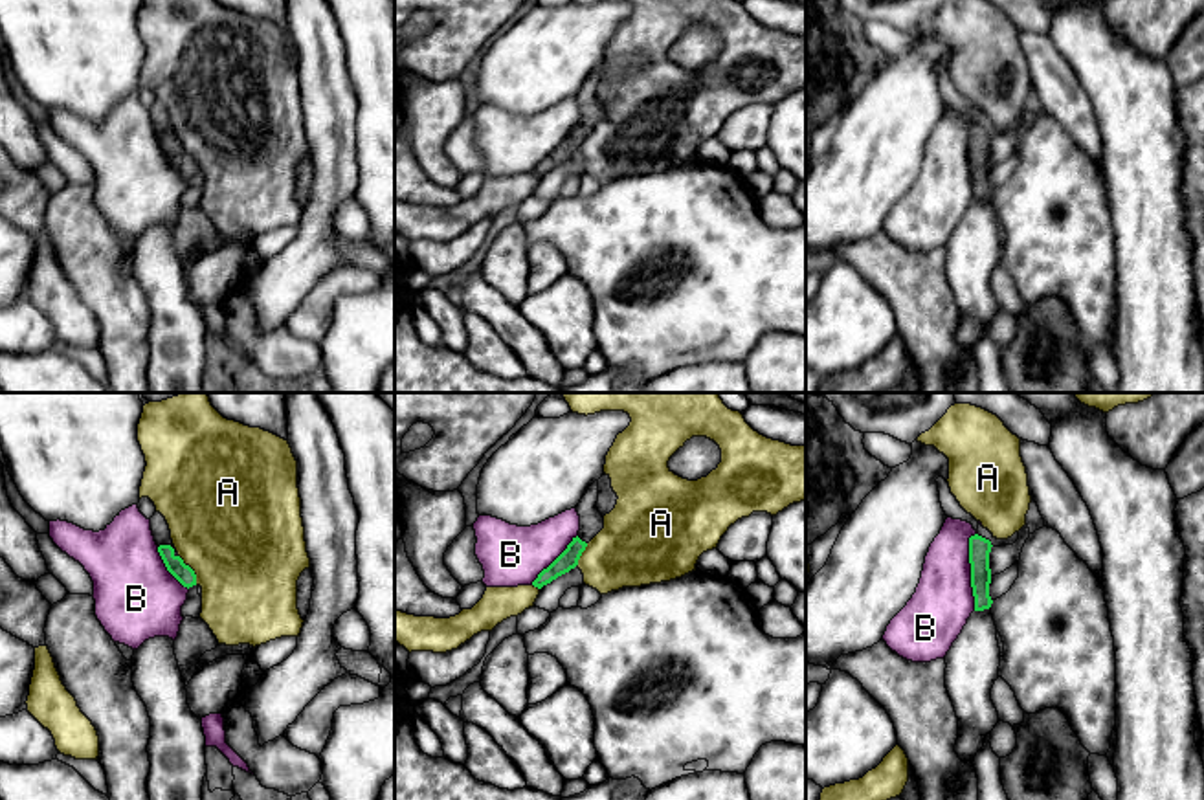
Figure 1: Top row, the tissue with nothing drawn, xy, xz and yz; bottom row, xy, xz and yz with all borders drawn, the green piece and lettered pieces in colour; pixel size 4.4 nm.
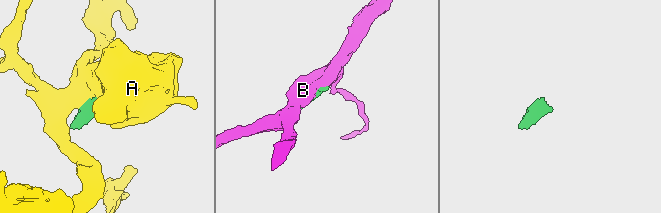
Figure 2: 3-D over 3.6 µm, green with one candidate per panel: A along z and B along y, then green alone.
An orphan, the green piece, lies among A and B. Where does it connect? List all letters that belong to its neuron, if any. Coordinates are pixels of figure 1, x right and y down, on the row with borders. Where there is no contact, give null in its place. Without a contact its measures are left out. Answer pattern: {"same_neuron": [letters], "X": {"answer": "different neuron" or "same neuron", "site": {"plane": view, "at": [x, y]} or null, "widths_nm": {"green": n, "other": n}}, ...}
{"same_neuron": [], "A": {"answer": "different neuron", "site": {"plane": "xy", "at": [191, 569]}, "widths_nm": {"green": 80, "other": 500}}, "B": {"answer": "different neuron", "site": {"plane": "yz", "at": [971, 571]}, "widths_nm": {"green": 100, "other": 260}}}

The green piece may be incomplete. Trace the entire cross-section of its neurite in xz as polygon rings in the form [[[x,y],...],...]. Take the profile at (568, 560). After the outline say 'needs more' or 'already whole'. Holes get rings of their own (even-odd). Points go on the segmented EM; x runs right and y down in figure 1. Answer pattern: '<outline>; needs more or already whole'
[[[595,481],[585,495],[576,505],[576,512],[580,516],[580,530],[578,536],[567,545],[567,549],[547,567],[538,578],[532,582],[534,587],[541,589],[551,583],[558,576],[569,572],[578,565],[582,552],[587,543],[604,528],[604,517],[596,508],[598,501],[598,481]]]; needs more

